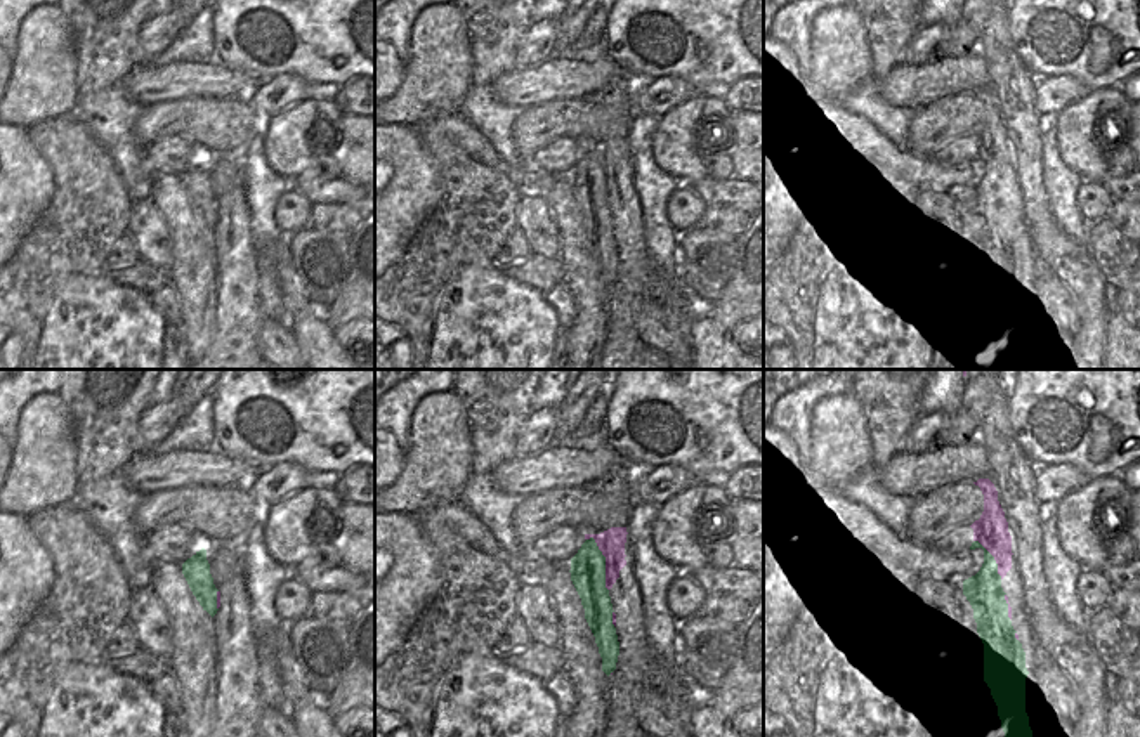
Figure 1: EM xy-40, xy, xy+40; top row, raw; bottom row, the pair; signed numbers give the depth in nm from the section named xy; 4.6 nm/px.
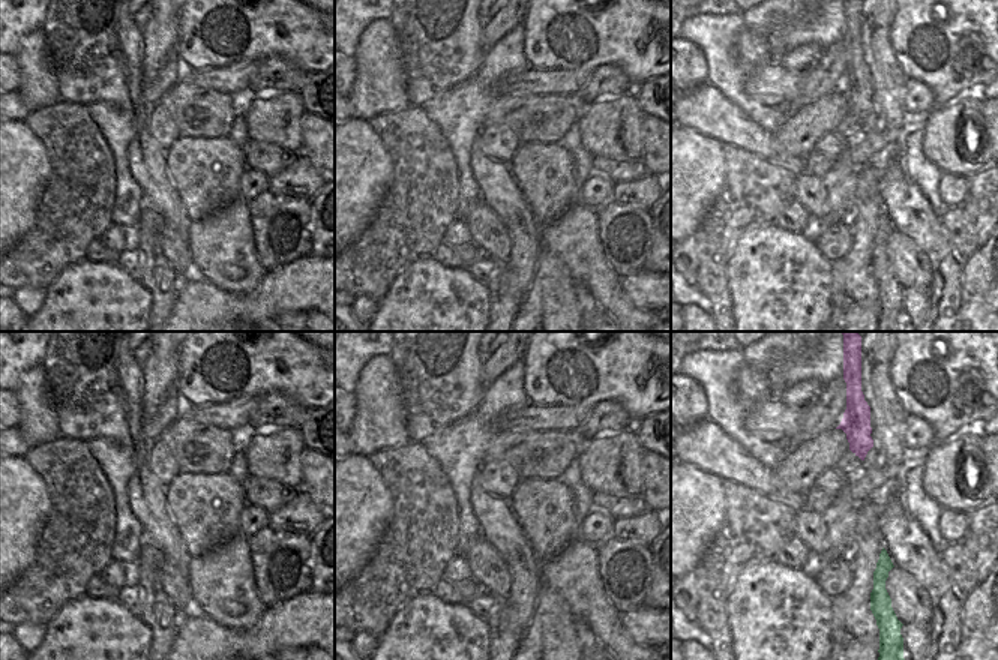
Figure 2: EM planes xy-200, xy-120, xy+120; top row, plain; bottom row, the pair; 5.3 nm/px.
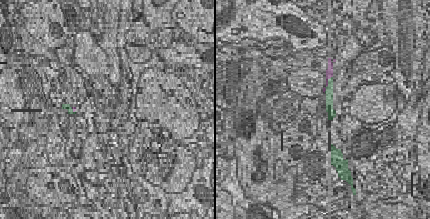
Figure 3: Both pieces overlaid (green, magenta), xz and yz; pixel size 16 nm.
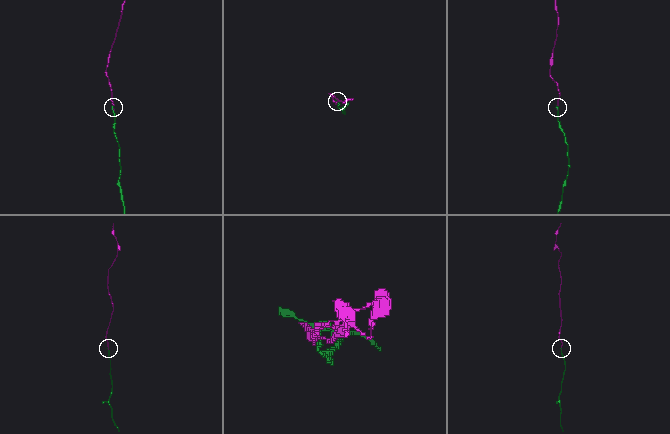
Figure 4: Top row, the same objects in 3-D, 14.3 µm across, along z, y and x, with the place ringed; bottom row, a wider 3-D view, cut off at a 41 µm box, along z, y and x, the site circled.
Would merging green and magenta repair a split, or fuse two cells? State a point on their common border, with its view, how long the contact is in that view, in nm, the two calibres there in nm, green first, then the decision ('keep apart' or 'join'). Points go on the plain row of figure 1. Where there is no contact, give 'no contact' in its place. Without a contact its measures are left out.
xy (604, 176) | 260 nm | 160/120 nm | join

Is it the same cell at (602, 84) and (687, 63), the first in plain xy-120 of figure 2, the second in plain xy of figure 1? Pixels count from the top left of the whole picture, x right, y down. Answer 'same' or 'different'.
different

